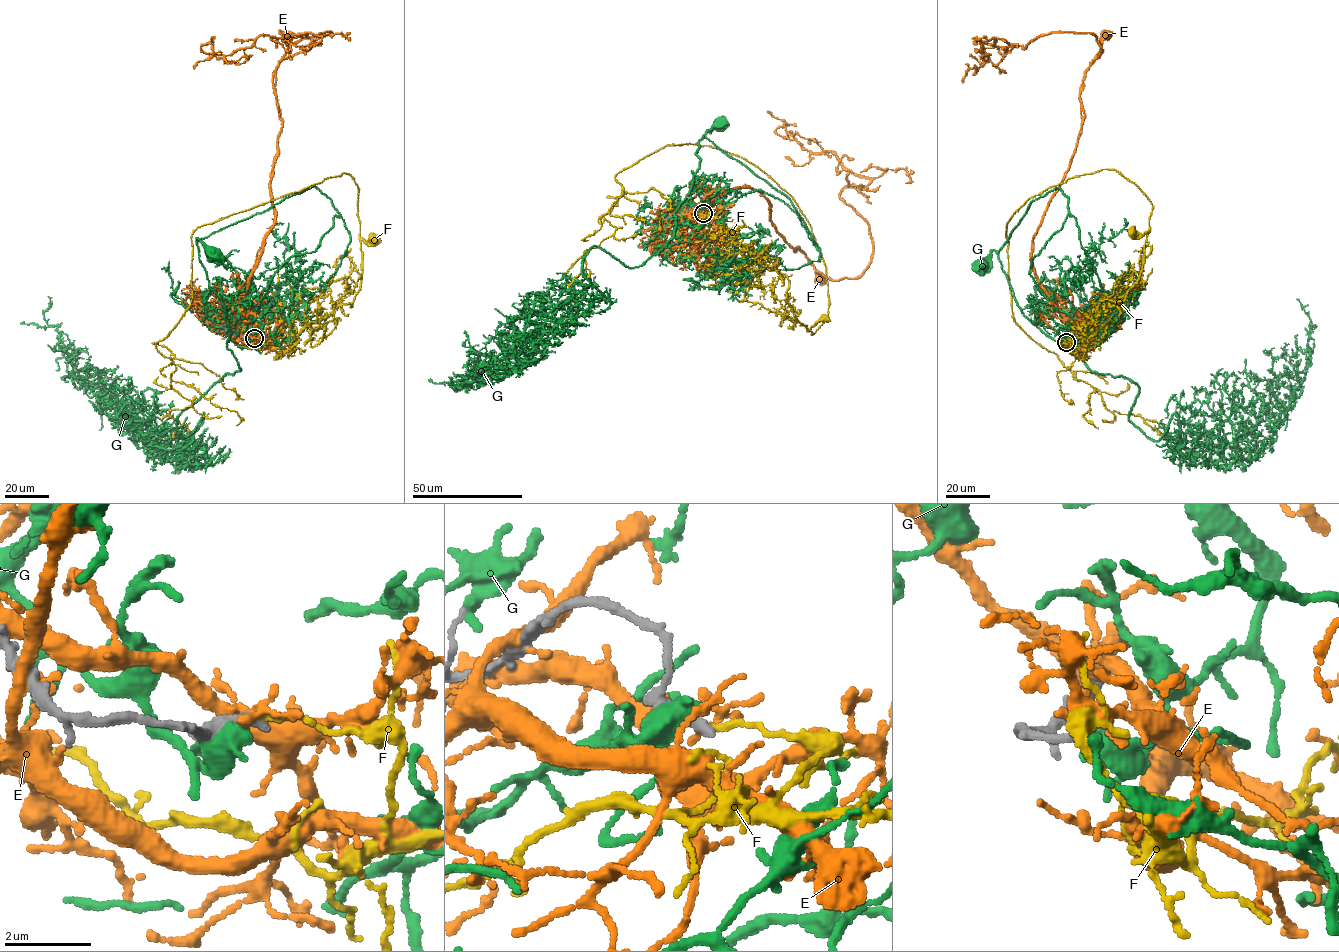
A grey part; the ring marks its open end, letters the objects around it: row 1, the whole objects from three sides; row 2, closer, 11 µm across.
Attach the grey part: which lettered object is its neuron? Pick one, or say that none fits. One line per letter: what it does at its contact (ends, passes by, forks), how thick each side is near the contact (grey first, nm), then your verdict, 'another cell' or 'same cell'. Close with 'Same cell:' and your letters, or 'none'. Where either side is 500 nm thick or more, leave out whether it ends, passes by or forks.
E: it passes by; 360 nm thick on the grey side, 150 nm on the other; another cell
F: it ends there; 340 nm thick on the grey side, 120 nm on the other; another cell
G: 440 nm thick on the grey side, 500 nm on the other; another cell
Same cell: none

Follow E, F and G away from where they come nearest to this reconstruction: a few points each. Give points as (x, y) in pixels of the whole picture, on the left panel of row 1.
E: (253, 338), (232, 333), (231, 323), (273, 224), (269, 184), (282, 123), (274, 87), (286, 36)
F: (253, 338), (260, 344), (271, 338), (283, 353), (310, 322), (352, 306), (361, 280), (360, 240), (373, 239)
G: (251, 338), (241, 327), (276, 271), (316, 249), (340, 216), (313, 186), (198, 238), (213, 252)

